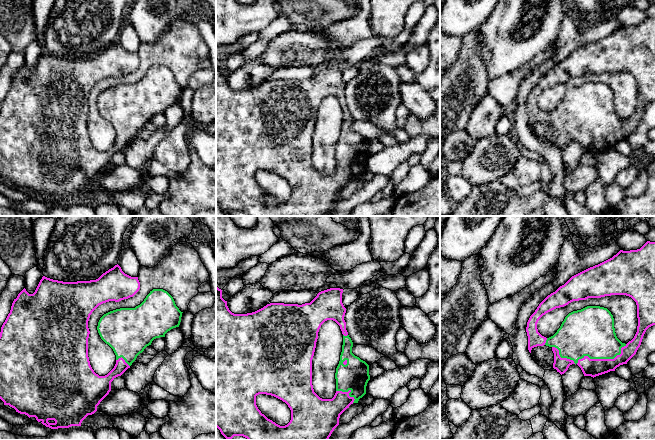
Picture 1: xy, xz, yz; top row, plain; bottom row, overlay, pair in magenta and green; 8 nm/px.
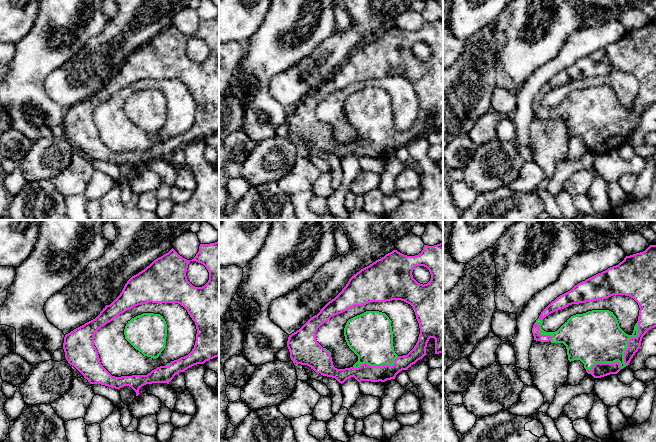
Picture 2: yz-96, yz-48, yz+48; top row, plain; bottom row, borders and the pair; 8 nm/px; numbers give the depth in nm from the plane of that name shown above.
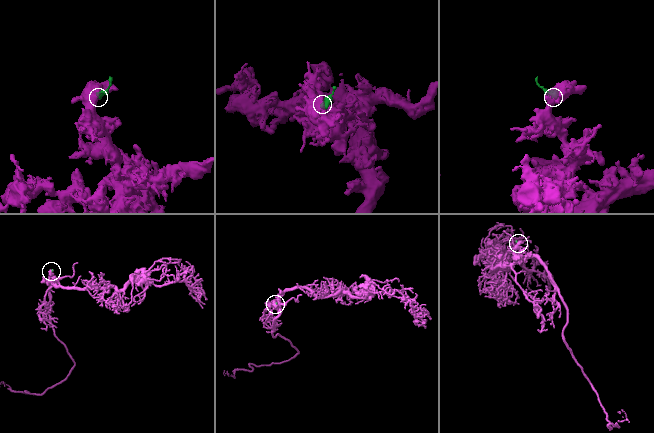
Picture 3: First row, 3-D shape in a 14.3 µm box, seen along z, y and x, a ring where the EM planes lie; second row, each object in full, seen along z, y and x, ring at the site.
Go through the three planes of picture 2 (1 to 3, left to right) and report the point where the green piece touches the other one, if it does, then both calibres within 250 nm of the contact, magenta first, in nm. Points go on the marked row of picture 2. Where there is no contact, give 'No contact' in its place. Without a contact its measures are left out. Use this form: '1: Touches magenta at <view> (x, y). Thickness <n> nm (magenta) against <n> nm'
1: Touches magenta at yz-96 (167, 366). Thickness 140 nm (magenta) against 20 nm
2: Touches magenta at yz-48 (377, 366). Thickness 140 nm (magenta) against 360 nm
3: Touches magenta at yz+48 (627, 342). Thickness 140 nm (magenta) against 400 nm

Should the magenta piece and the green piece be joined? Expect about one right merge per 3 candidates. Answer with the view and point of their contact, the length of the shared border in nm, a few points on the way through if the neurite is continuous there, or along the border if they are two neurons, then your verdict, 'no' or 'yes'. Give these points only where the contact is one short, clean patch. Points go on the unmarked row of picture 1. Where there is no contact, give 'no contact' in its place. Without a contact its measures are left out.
meets magenta in yz at (588, 133); contact 600 nm long; yes

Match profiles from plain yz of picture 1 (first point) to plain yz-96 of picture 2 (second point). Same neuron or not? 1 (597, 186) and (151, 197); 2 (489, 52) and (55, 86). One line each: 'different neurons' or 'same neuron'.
1: same neuron
2: different neurons

